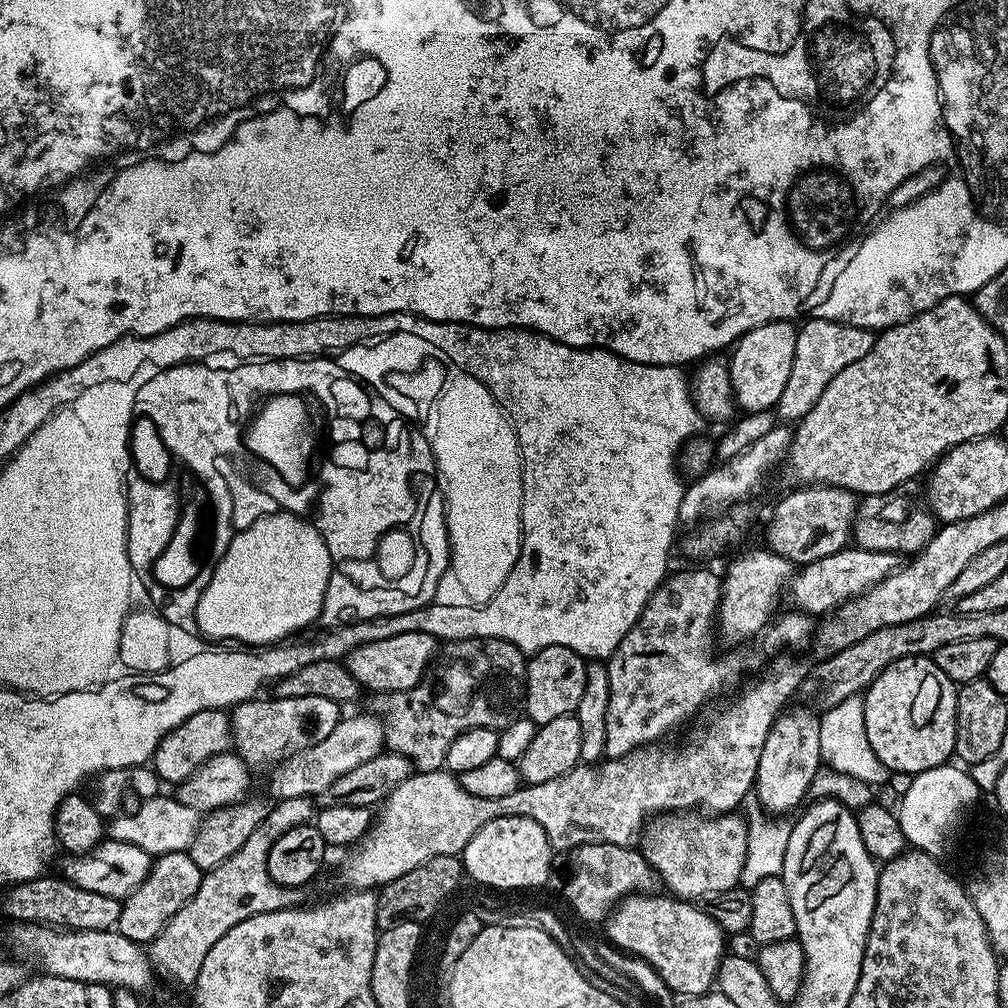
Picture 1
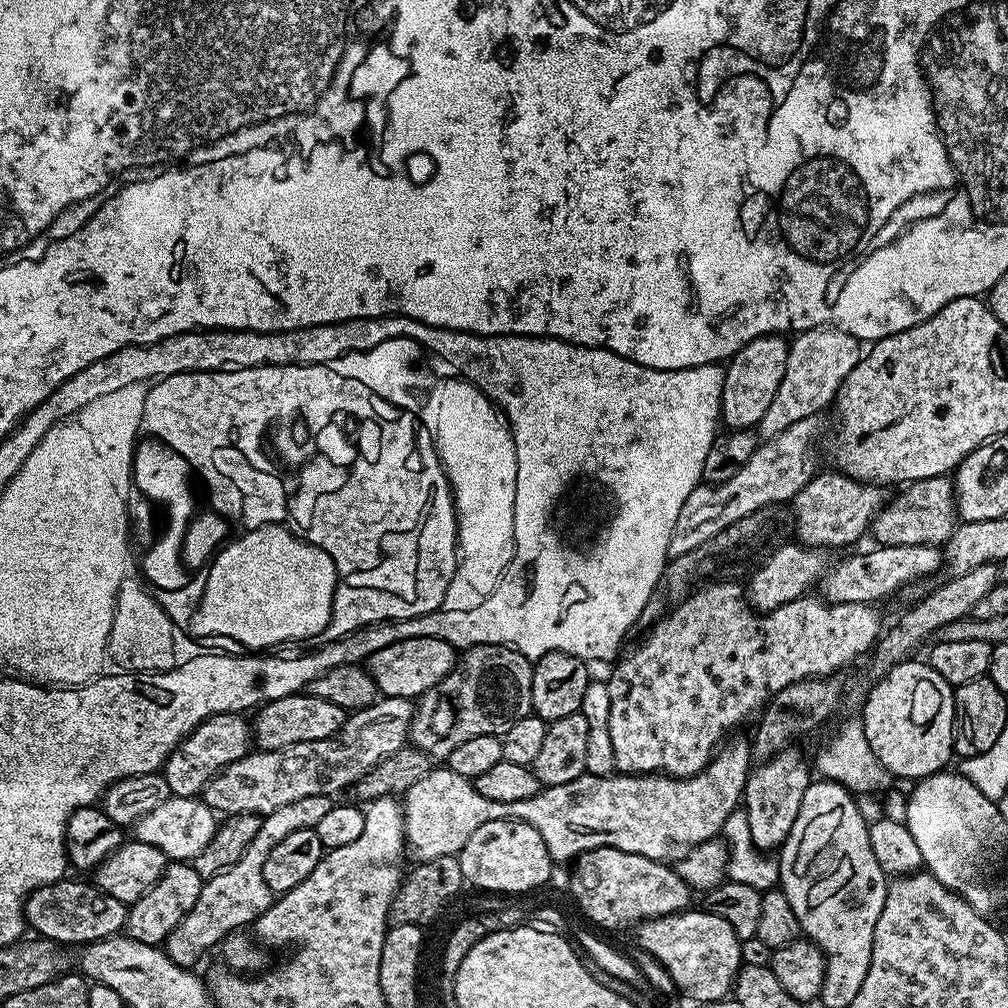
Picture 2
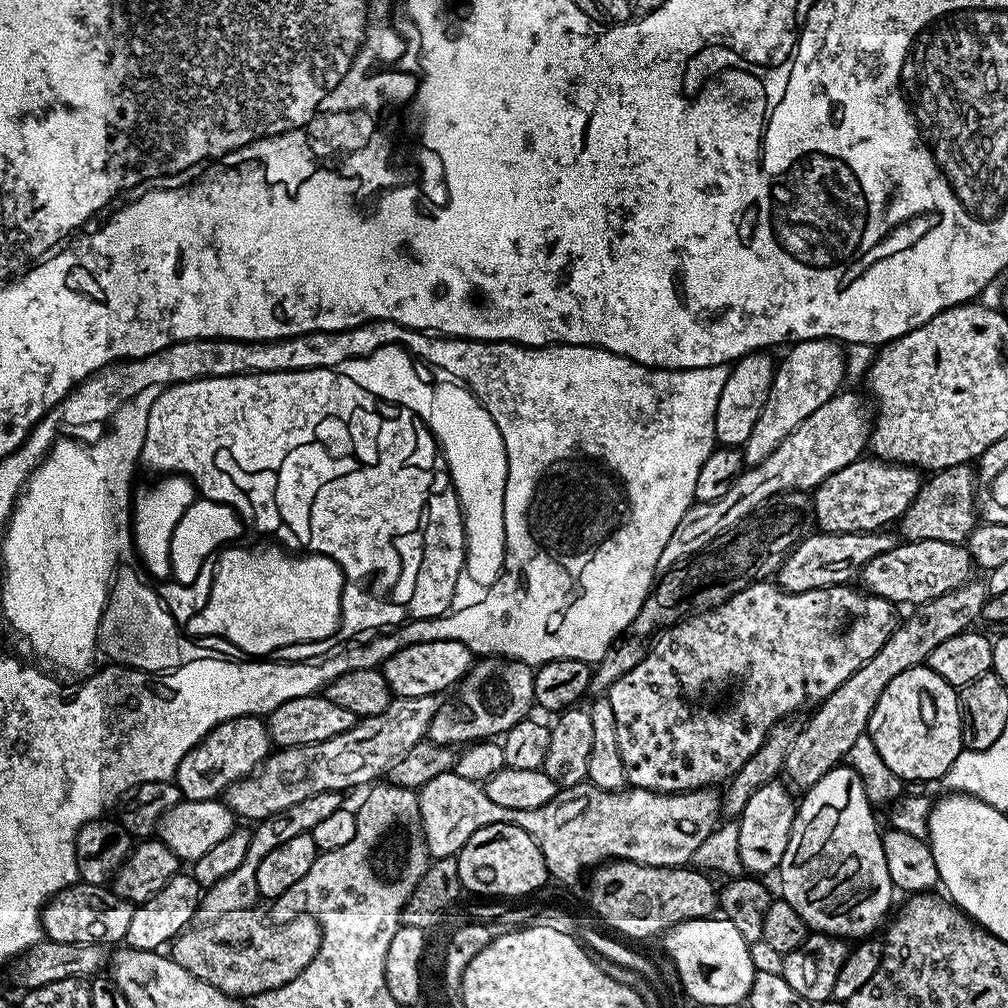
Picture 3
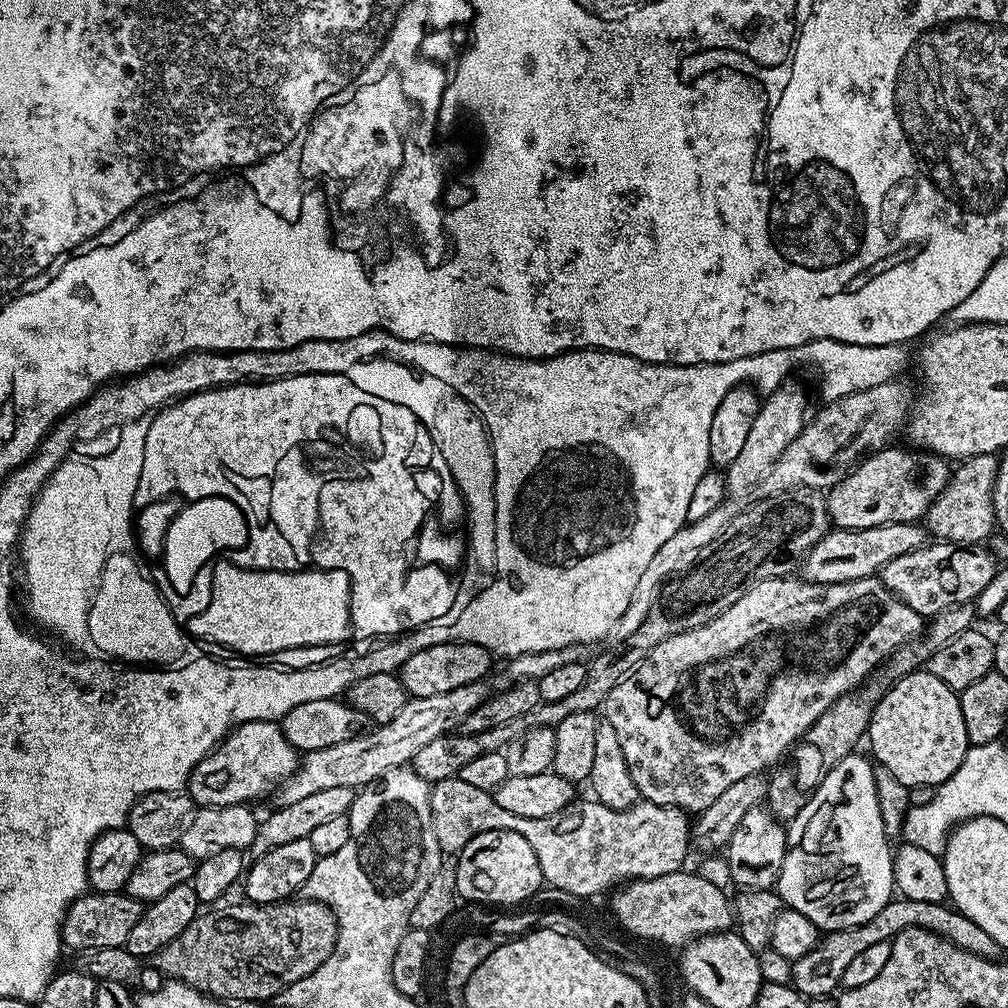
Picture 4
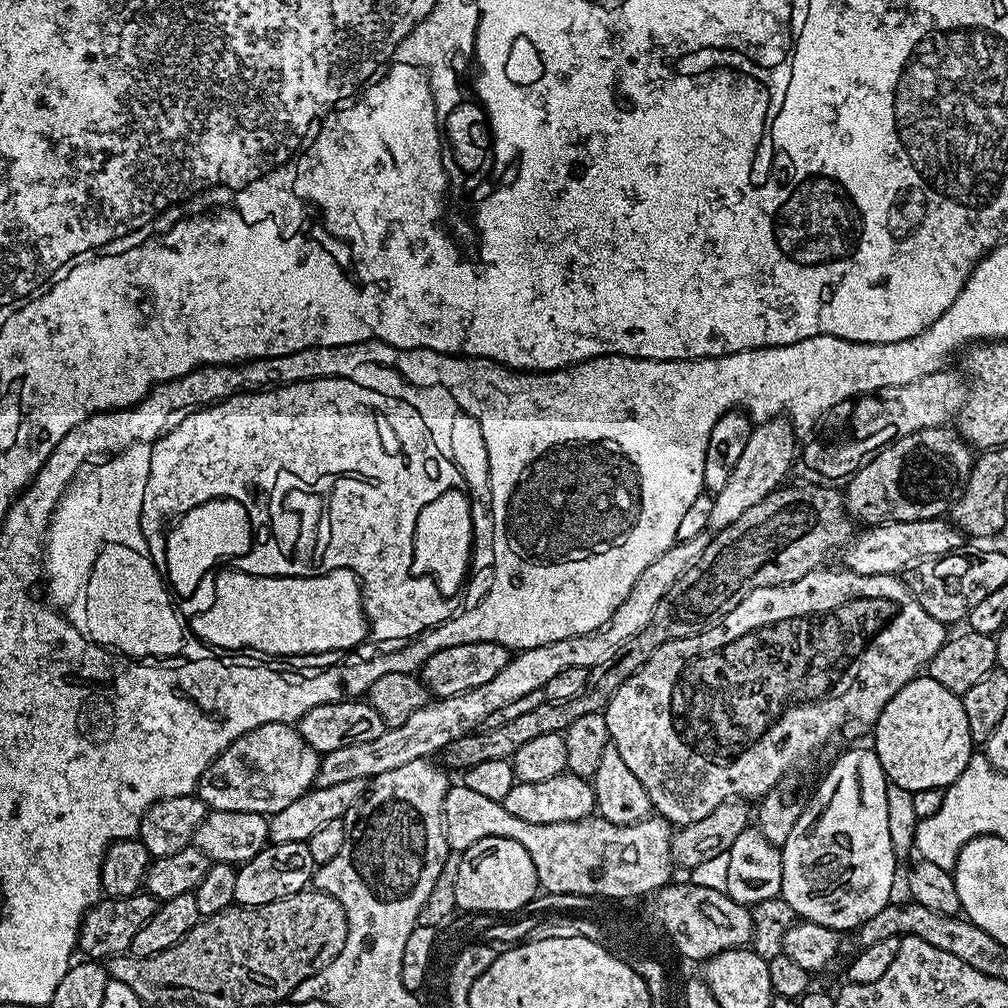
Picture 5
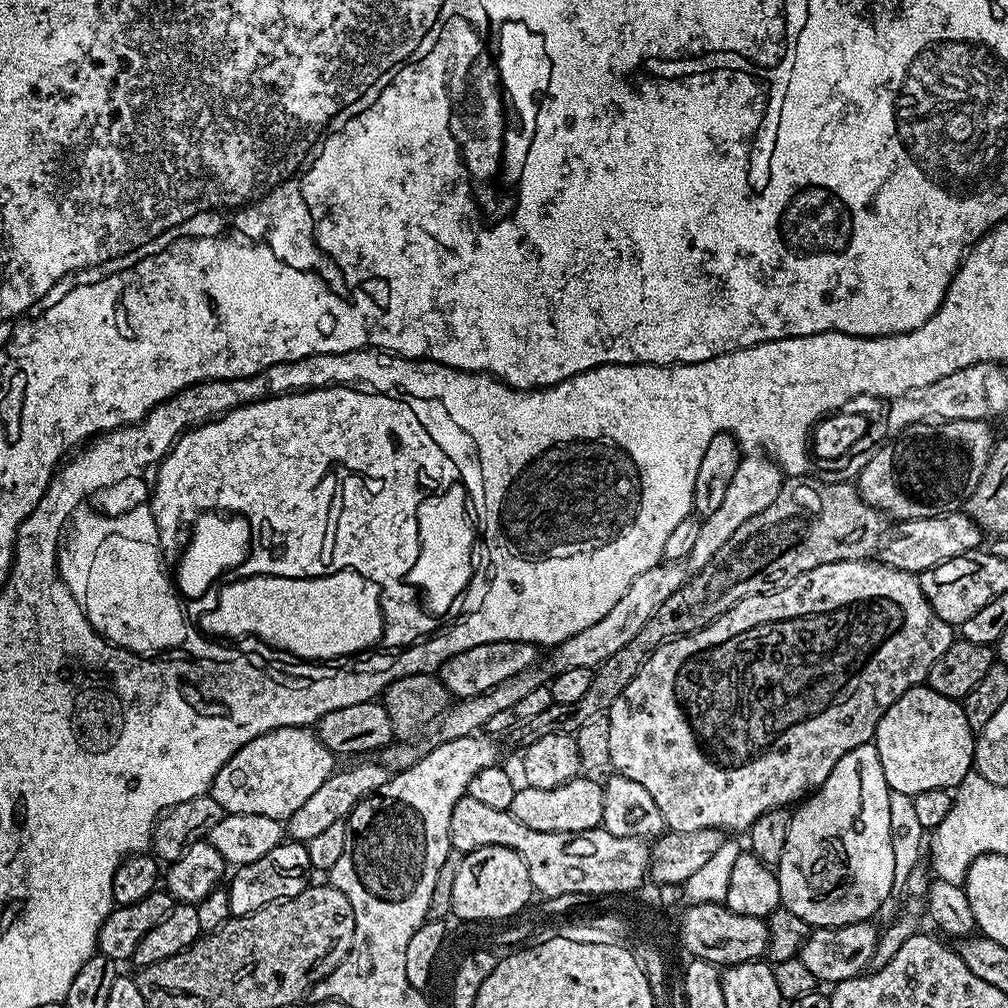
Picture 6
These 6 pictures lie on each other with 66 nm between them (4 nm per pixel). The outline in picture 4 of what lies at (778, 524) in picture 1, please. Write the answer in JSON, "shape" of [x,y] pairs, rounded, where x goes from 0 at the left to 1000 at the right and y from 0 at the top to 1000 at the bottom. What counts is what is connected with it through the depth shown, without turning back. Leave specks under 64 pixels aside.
{"shape":[[[878,442],[858,451],[831,479],[820,485],[821,515],[829,524],[862,524],[887,518],[904,520],[916,514],[921,503],[935,491],[942,475],[942,460],[938,453],[908,442],[885,443]]]}

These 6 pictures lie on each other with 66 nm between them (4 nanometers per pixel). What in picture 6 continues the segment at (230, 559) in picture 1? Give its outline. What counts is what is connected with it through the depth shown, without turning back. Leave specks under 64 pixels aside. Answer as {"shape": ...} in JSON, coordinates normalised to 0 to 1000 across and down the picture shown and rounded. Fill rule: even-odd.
{"shape":[[[236,563],[230,570],[230,579],[218,579],[218,581],[205,581],[210,587],[210,603],[204,603],[196,609],[186,609],[187,614],[199,628],[207,632],[224,632],[232,629],[236,633],[246,633],[252,627],[264,632],[264,637],[269,642],[279,645],[288,645],[289,649],[302,648],[303,651],[311,651],[317,655],[334,655],[344,646],[350,643],[360,642],[361,639],[369,638],[384,612],[381,611],[381,589],[379,585],[372,585],[371,594],[365,592],[365,587],[370,586],[370,581],[362,573],[354,574],[349,569],[267,569],[261,567],[255,569],[253,566],[247,568],[246,564]],[[349,615],[357,615],[353,623],[369,623],[369,627],[361,627],[361,631],[349,631],[349,627],[341,627]]]}

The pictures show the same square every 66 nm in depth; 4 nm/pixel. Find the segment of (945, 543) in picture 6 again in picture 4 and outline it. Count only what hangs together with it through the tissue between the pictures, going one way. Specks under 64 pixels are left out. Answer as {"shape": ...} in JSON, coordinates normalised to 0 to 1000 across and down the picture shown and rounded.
{"shape":[[[887,518],[862,524],[829,524],[802,547],[796,561],[796,571],[799,576],[808,579],[830,579],[860,571],[868,572],[879,562],[879,558],[887,558],[887,554],[895,554],[895,550],[903,550],[918,543],[918,540],[918,525],[909,518]]]}

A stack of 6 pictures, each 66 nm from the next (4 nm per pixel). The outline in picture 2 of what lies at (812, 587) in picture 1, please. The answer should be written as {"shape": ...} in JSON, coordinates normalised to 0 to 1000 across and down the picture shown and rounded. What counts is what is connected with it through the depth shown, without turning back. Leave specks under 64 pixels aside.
{"shape":[[[924,540],[915,542],[865,542],[862,548],[854,552],[841,552],[829,564],[826,563],[814,574],[812,583],[816,594],[822,599],[847,597],[848,599],[868,600],[869,595],[877,595],[888,589],[892,583],[905,579],[908,575],[917,575],[924,567],[935,563],[935,548]]]}

